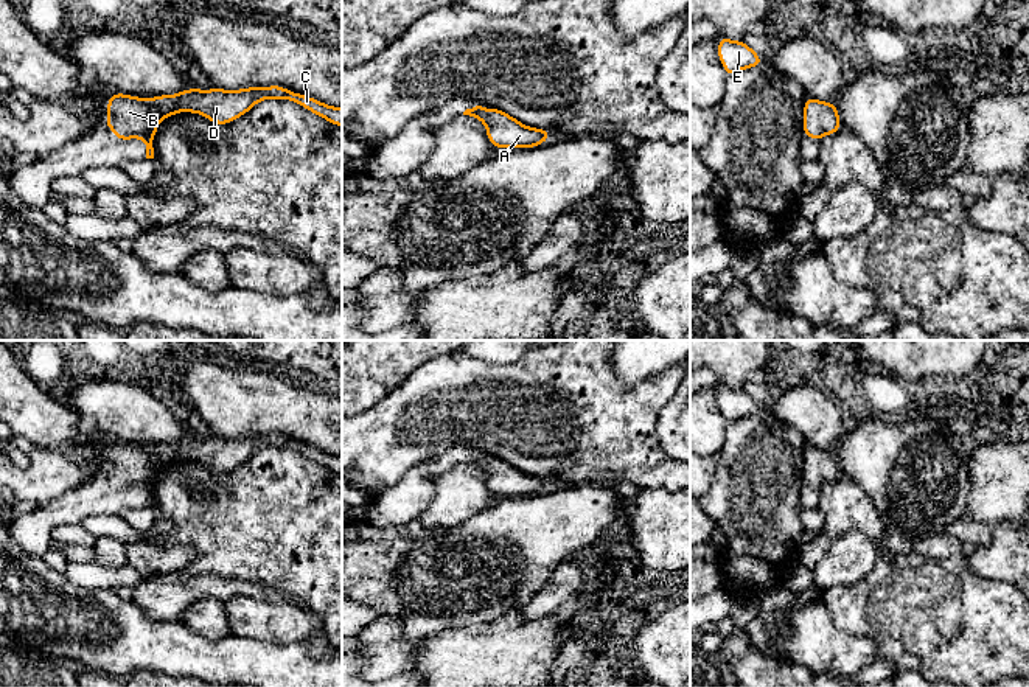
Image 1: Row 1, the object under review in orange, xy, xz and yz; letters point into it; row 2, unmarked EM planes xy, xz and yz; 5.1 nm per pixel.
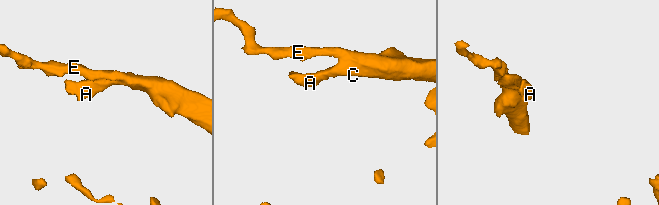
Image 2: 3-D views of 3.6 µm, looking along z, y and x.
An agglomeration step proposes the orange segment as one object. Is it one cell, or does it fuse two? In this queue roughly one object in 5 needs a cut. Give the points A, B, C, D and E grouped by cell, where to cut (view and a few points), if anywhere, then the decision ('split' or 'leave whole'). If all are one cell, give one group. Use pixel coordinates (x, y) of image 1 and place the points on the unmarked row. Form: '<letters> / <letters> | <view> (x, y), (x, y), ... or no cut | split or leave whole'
A B C D E | no cut | leave whole

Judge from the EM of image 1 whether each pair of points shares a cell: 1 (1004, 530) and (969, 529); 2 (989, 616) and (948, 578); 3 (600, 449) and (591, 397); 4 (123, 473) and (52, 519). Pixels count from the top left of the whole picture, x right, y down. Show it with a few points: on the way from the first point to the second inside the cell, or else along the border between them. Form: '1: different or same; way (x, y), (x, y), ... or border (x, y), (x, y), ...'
1: different; border (994, 526), (990, 541), (976, 547)
2: same; way (980, 610), (958, 588)
3: same; way (600, 437), (591, 425), (591, 409)
4: same; way (106, 490), (100, 496), (84, 499), (69, 509)

